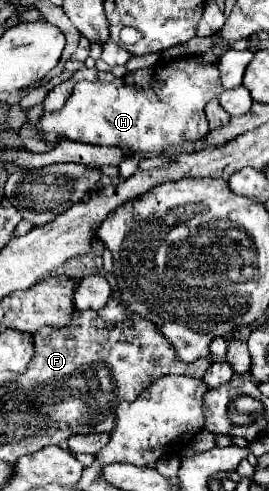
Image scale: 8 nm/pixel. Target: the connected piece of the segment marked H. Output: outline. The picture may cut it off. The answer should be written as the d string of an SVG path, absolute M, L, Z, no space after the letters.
M212 53L194 55L182 61L170 61L162 67L154 65L136 73L128 73L112 83L82 81L74 87L70 101L58 113L44 113L38 125L38 133L46 133L48 139L64 135L72 141L90 145L114 145L128 147L128 163L120 163L120 175L132 177L138 171L140 153L152 153L160 157L170 145L194 143L206 137L208 121L204 107L210 99L218 99L222 93L218 57Z

